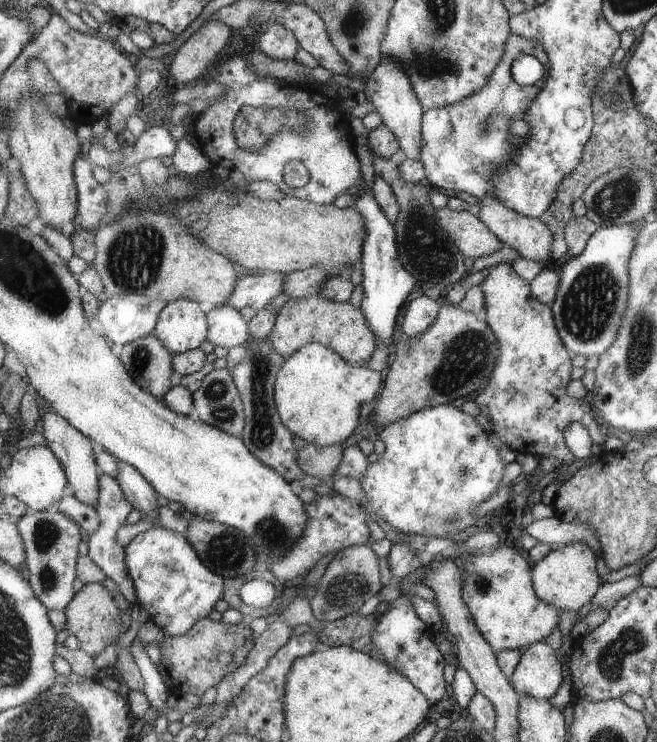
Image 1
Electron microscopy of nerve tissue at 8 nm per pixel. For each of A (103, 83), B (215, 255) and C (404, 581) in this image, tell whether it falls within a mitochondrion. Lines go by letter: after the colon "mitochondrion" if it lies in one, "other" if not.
A: mitochondrion
B: other
C: other

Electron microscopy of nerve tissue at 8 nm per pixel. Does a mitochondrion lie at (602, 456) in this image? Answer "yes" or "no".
no

